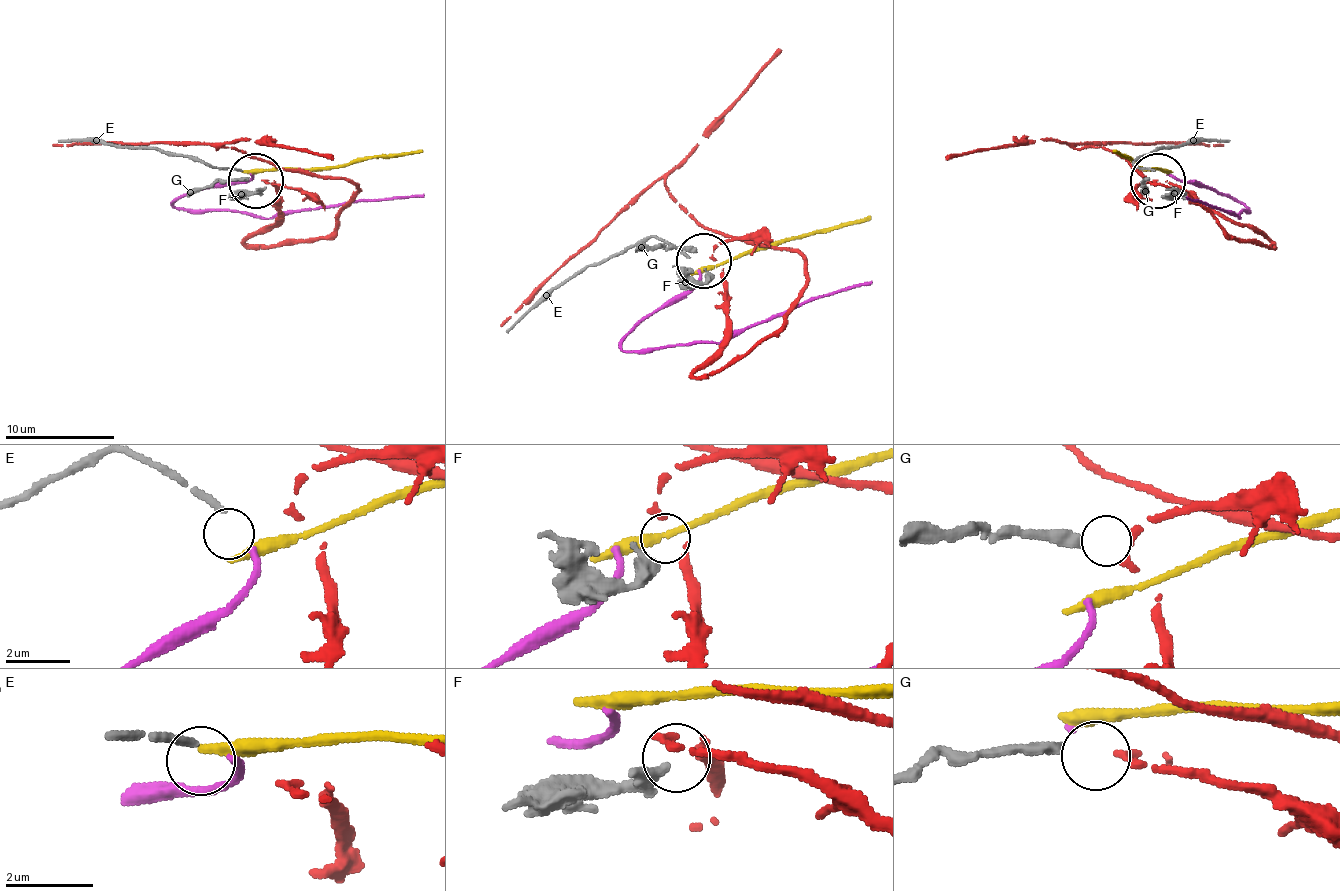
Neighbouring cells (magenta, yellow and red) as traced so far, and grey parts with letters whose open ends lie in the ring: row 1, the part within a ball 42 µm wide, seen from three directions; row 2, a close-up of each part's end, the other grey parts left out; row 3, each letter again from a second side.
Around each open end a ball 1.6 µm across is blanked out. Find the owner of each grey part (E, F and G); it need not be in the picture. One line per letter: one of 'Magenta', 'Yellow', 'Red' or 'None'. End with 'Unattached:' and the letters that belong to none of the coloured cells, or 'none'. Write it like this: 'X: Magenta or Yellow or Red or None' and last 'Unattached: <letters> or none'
E: Magenta
F: None
G: Red
Unattached: F

